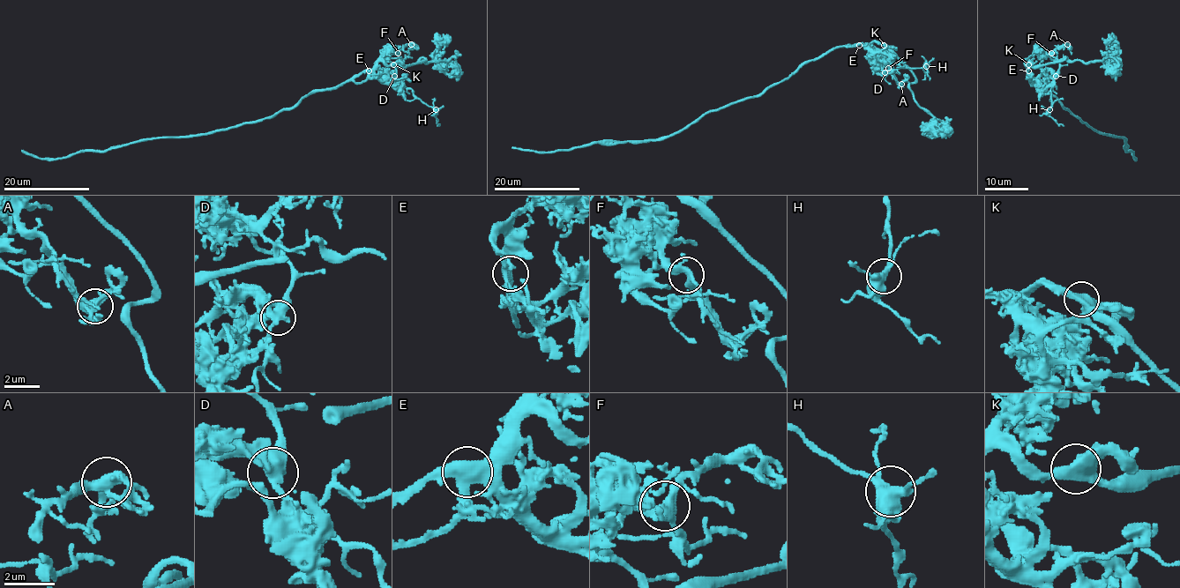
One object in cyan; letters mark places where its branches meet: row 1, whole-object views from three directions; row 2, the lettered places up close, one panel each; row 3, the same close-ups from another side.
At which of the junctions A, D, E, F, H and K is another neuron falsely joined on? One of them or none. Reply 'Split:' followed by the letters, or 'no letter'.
Split: no letter

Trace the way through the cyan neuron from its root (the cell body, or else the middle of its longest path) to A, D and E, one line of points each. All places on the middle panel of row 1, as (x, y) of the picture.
A: (772, 85), (787, 79), (804, 63), (834, 48), (856, 44), (868, 44), (901, 84)
D: (772, 85), (787, 79), (804, 63), (818, 59), (834, 48), (859, 44), (863, 45), (868, 56), (885, 73)
E: (772, 85), (787, 79), (804, 63), (818, 59), (834, 48), (859, 45)

